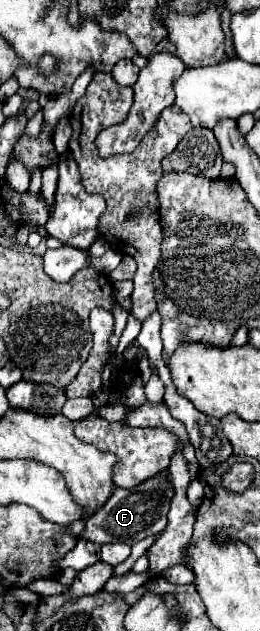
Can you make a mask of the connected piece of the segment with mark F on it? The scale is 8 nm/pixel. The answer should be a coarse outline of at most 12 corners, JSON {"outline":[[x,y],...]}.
{"outline":[[164,477],[116,487],[86,541],[134,545],[166,527]]}

